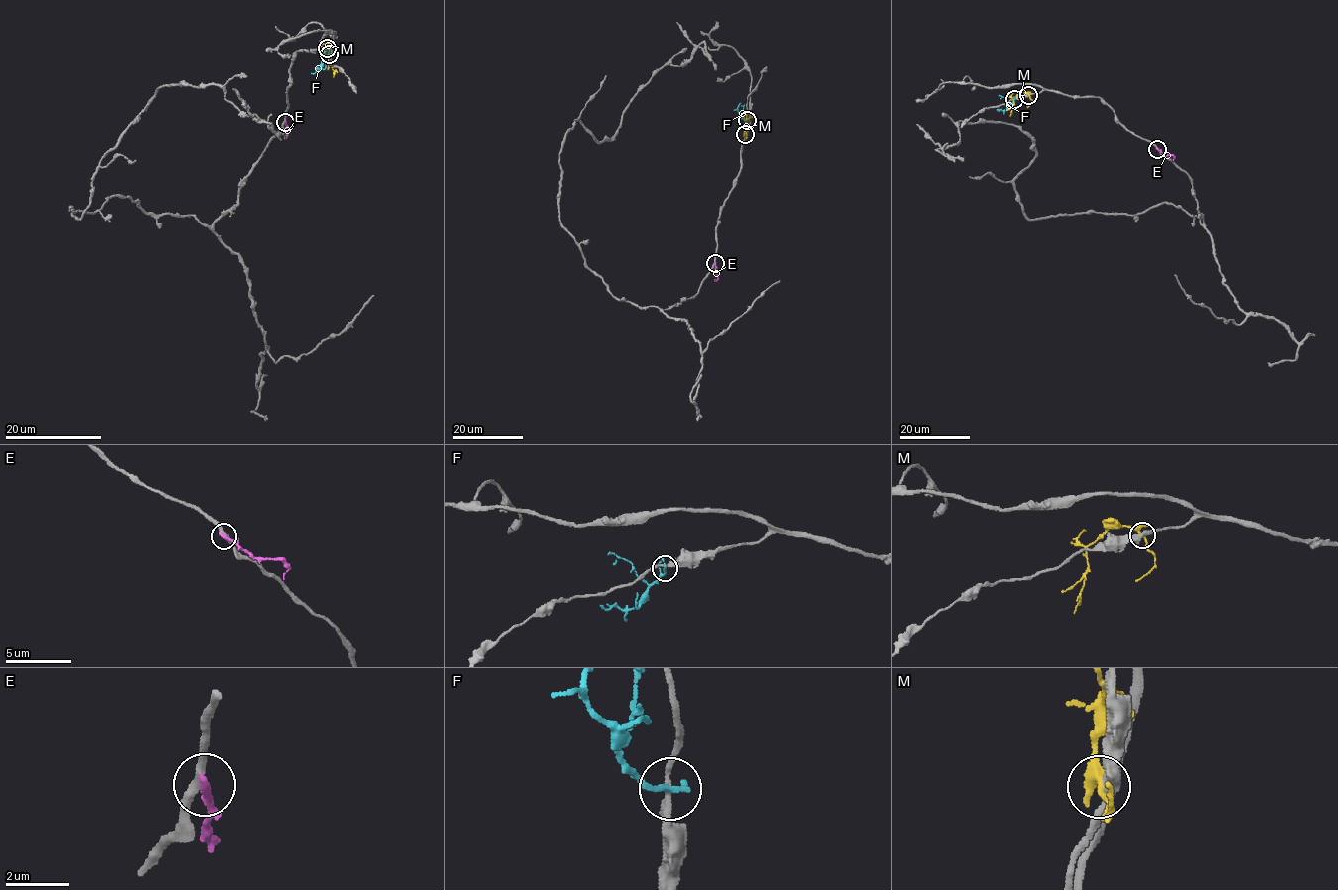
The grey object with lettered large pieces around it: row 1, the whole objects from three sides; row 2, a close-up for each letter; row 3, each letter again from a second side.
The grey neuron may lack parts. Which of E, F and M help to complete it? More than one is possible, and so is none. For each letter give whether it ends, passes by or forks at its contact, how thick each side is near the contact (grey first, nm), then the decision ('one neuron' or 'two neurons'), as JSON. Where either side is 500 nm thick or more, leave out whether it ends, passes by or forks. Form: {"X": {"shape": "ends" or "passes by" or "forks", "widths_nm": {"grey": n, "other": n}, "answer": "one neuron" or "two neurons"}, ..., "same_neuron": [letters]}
{"E": {"shape": "ends", "widths_nm": {"grey": 280, "other": 300}, "answer": "two neurons"}, "F": {"shape": "ends", "widths_nm": {"grey": 200, "other": 240}, "answer": "two neurons"}, "M": {"shape": "forks", "widths_nm": {"grey": 400, "other": 220}, "answer": "two neurons"}, "same_neuron": []}

